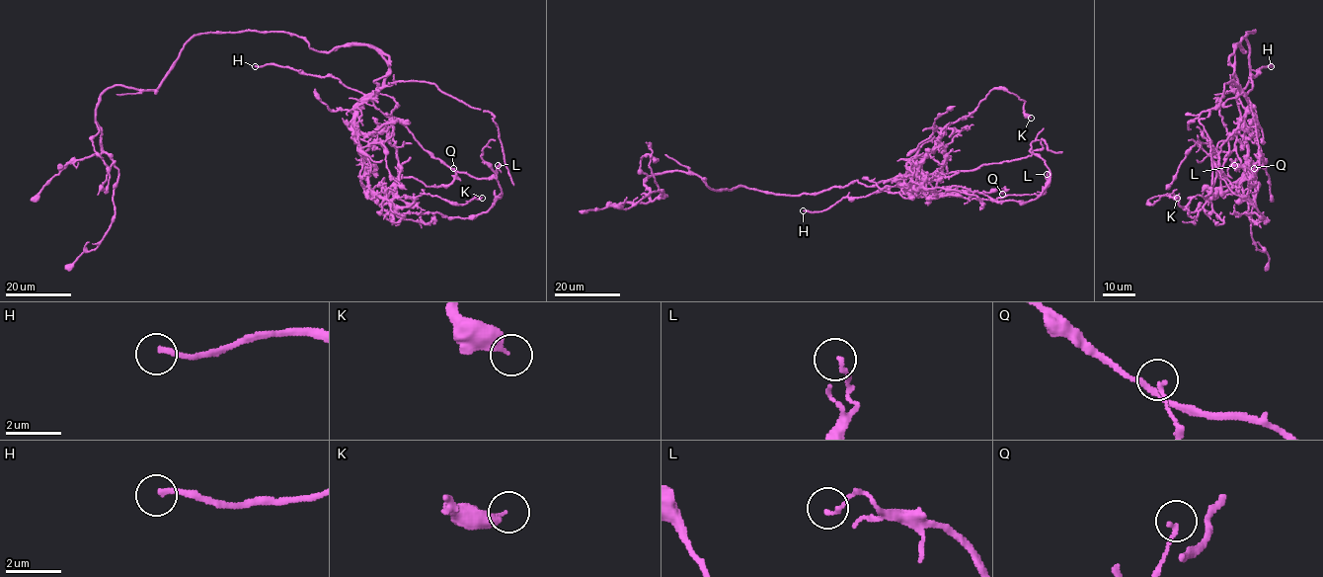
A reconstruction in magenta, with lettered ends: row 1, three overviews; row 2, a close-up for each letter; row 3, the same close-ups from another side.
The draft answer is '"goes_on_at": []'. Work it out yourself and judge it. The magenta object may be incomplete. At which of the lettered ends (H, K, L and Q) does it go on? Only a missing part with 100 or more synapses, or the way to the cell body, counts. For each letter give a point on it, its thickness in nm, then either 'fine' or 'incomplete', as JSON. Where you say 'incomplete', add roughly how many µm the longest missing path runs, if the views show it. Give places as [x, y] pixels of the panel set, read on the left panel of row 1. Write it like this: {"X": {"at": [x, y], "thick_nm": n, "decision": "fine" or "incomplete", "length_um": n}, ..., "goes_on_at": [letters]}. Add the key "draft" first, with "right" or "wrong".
{"draft": "right", "H": {"at": [255, 66], "thick_nm": 190, "decision": "fine"}, "K": {"at": [482, 198], "thick_nm": 320, "decision": "fine"}, "L": {"at": [498, 165], "thick_nm": 150, "decision": "fine"}, "Q": {"at": [453, 168], "thick_nm": 100, "decision": "fine"}, "goes_on_at": []}

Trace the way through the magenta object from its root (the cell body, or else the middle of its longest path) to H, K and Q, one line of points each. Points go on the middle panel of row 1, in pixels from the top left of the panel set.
H: (865, 185), (874, 187), (907, 174), (936, 174), (900, 192), (844, 197), (824, 210), (803, 210)
K: (865, 185), (907, 174), (933, 177), (902, 186), (915, 183), (944, 129), (993, 89), (1015, 94), (1031, 118)
Q: (865, 185), (936, 174), (902, 186), (914, 182), (927, 198), (960, 191), (1002, 194)

